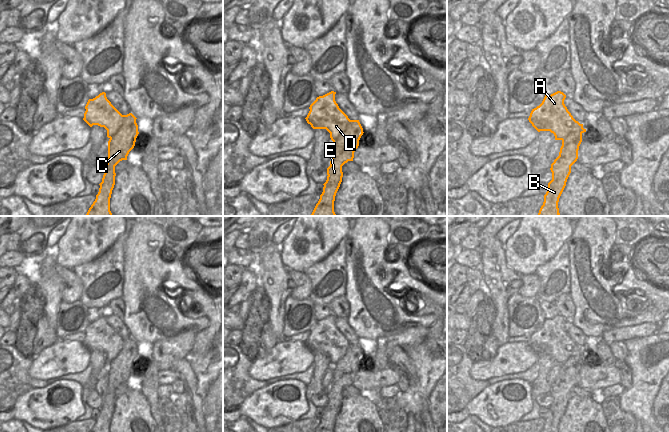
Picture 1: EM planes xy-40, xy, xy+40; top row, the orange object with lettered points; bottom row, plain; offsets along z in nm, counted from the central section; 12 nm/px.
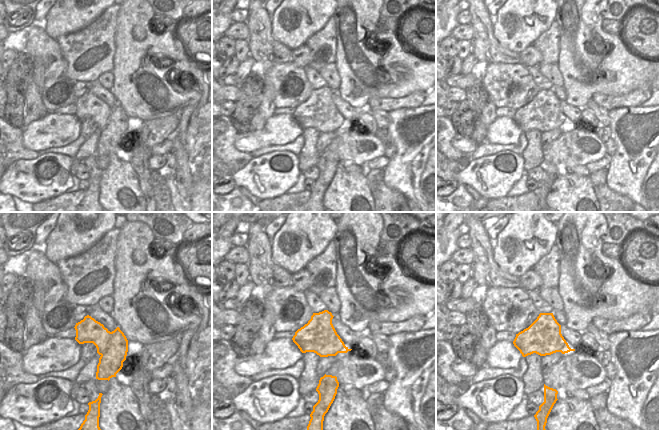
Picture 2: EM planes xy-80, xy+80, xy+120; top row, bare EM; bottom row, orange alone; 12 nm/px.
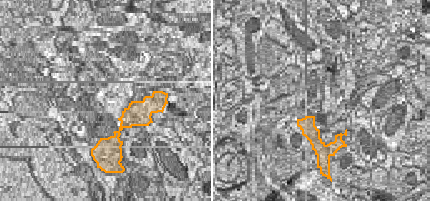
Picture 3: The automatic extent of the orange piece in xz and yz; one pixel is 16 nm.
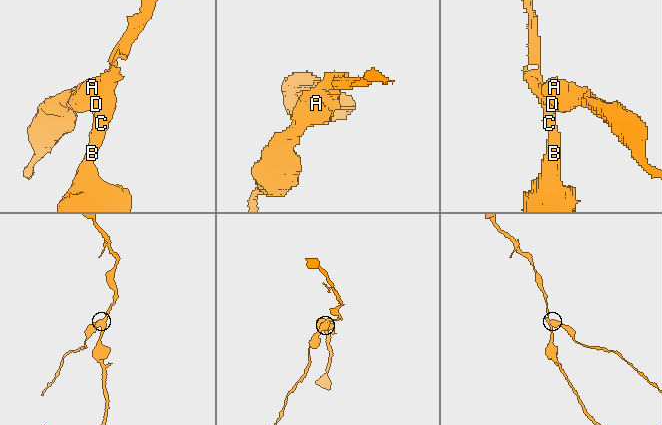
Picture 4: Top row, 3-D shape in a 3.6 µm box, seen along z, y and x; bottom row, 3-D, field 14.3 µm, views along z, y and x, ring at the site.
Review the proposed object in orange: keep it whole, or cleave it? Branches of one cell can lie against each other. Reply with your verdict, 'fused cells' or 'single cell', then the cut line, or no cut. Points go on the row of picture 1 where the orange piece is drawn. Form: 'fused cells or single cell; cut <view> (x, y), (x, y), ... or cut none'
fused cells; cut xy-40 (123, 115), (121, 127), (110, 138)

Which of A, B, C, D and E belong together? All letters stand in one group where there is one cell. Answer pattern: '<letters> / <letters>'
A D / B C E

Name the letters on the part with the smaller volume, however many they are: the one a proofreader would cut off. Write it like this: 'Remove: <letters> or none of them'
Remove: A, D

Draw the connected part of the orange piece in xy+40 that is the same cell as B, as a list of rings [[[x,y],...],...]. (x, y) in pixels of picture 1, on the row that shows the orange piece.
[[[581,124],[562,140],[559,156],[551,164],[552,180],[548,183],[544,202],[538,216],[559,216],[558,202],[571,173],[571,166],[578,159],[578,150],[582,142],[582,134],[586,132]]]

